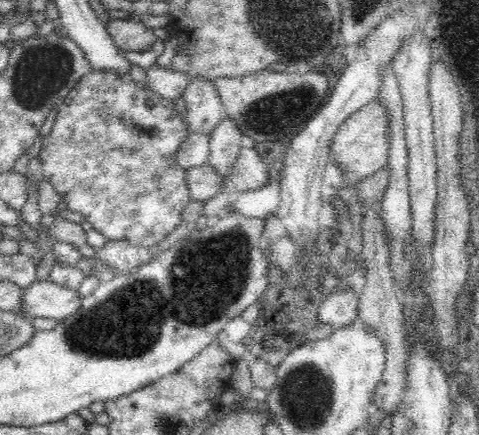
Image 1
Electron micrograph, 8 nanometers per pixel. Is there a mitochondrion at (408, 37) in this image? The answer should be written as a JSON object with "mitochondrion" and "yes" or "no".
{"mitochondrion":"no"}

